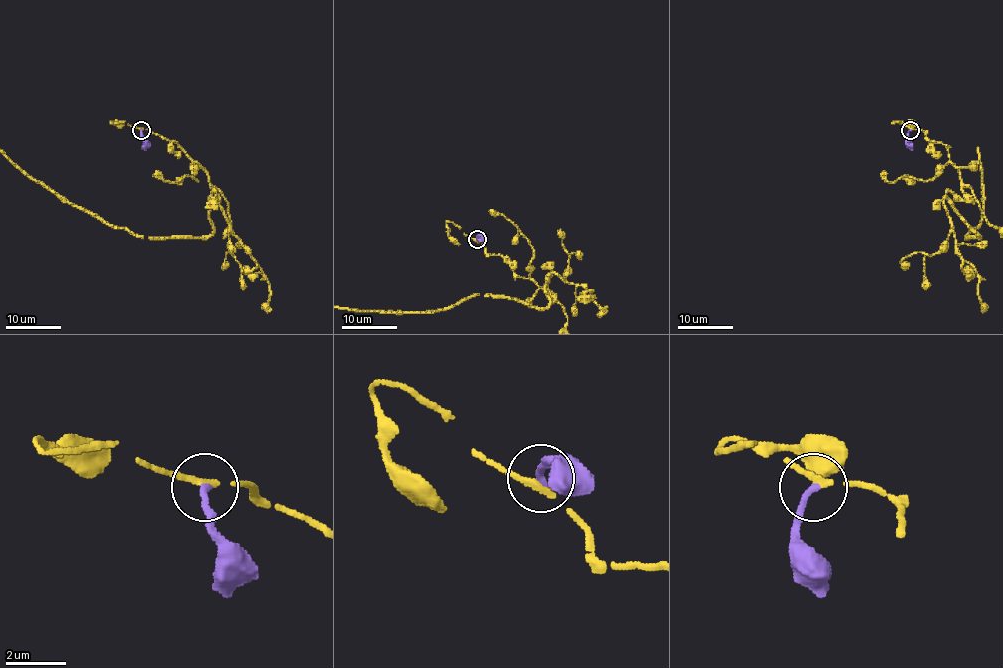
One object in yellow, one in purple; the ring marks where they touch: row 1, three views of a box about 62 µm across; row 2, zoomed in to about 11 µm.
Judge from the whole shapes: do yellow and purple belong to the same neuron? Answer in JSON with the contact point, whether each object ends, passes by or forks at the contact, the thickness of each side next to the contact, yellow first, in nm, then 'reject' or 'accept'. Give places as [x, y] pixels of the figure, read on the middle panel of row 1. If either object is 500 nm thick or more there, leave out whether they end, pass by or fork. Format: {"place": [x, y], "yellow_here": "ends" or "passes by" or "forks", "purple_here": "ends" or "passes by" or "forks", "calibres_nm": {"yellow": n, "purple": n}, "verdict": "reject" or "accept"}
{"place": [477, 239], "yellow_here": "passes by", "purple_here": "ends", "calibres_nm": {"yellow": 180, "purple": 220}, "verdict": "accept"}

